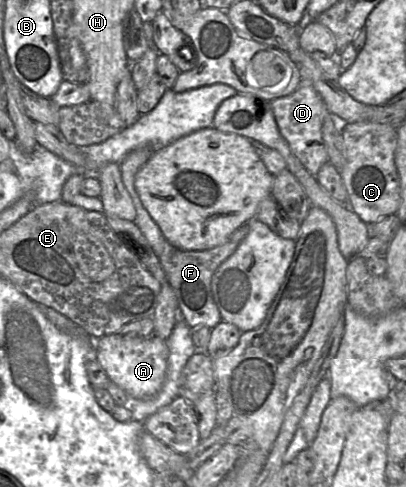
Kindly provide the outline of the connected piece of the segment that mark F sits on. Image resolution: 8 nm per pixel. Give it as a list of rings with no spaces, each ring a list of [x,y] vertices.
[[[244,223],[222,245],[201,251],[180,250],[166,241],[162,253],[158,256],[159,262],[178,299],[182,318],[190,328],[206,326],[212,329],[221,322],[221,314],[211,290],[212,277],[218,267],[235,252],[248,232],[249,223]]]

